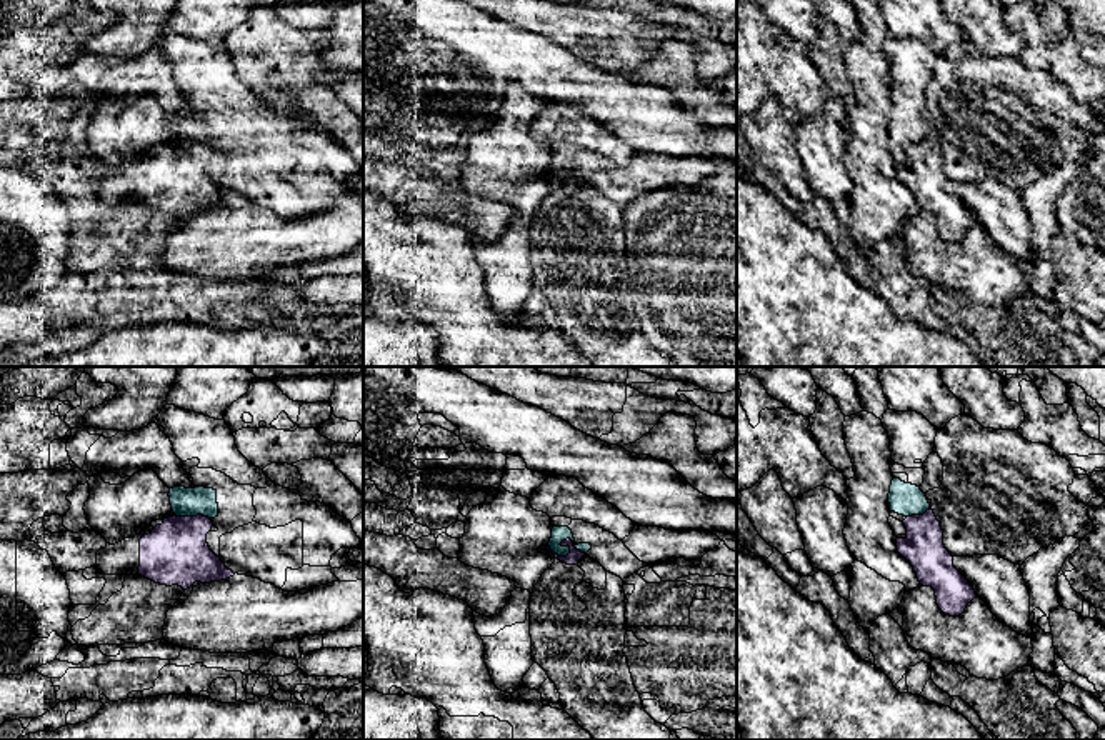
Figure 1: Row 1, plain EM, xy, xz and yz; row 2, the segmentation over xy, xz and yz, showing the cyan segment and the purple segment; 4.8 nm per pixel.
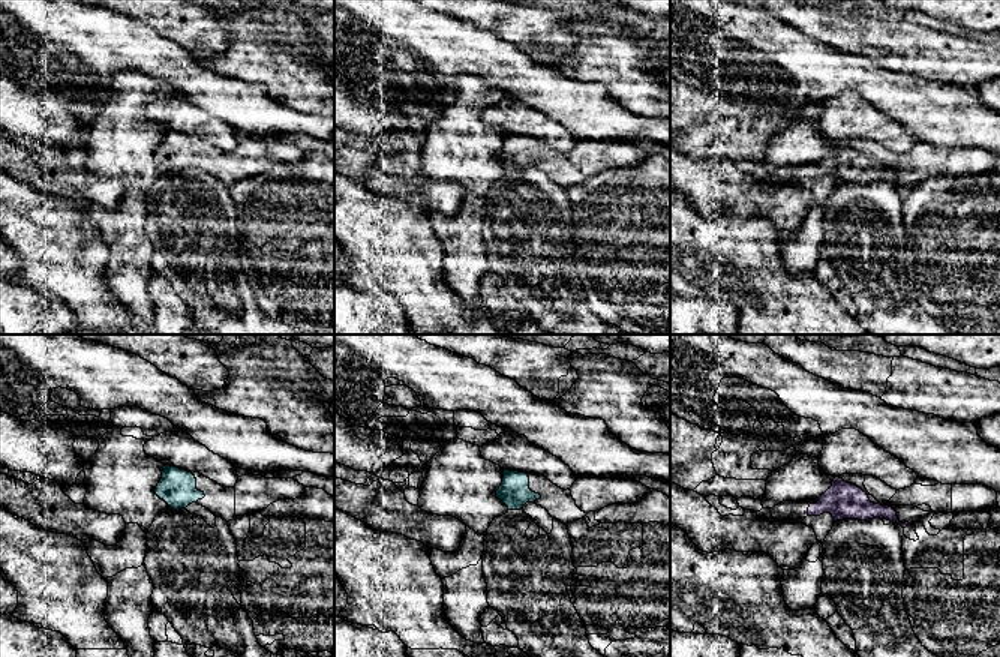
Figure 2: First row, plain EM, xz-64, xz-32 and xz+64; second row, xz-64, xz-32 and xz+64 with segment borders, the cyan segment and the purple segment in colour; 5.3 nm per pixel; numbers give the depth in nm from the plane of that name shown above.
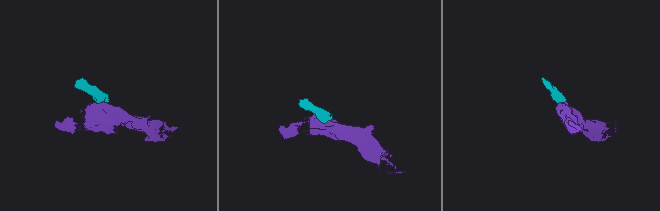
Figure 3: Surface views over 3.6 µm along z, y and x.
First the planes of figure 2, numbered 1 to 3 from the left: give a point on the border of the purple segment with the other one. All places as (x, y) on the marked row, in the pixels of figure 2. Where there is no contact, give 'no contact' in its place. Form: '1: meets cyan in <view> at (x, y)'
1: no contact
2: meets cyan in xz-32 at (520, 507)
3: no contact

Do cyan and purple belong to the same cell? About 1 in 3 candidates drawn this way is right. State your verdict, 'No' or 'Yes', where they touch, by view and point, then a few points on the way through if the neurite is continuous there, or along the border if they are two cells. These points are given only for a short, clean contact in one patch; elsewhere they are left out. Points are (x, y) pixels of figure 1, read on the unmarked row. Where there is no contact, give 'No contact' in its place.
No. Touches cyan at xz (567, 180). Boundary: xz (549, 172), (559, 182), (565, 182), (572, 172), (584, 180)

